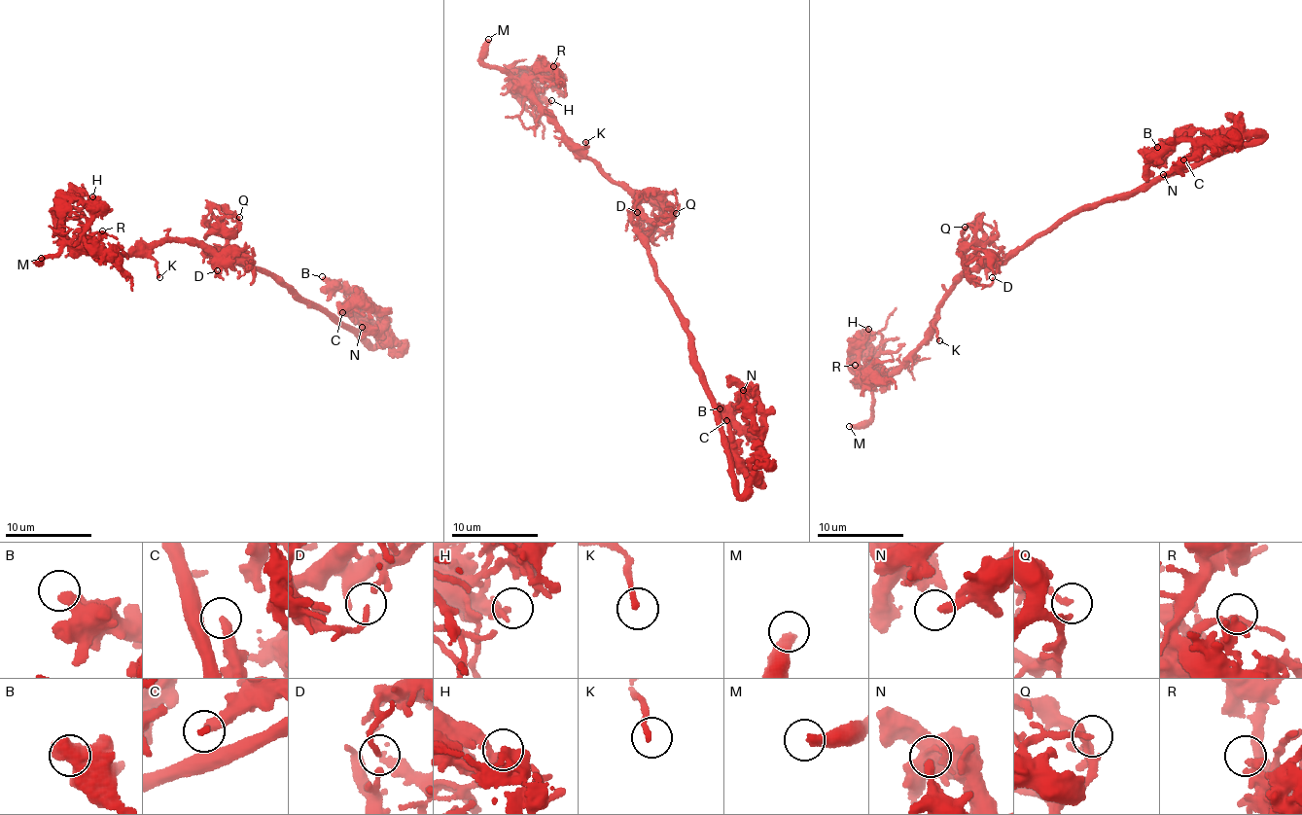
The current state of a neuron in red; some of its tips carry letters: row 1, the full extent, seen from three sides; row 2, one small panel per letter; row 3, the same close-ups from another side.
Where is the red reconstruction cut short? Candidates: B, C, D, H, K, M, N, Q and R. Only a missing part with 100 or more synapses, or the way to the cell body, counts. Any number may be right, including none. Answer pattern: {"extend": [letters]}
{"extend": ["M"]}

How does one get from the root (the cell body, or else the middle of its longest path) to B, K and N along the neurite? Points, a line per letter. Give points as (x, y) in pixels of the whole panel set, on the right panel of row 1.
B: (1051, 226), (1212, 159), (1231, 135), (1239, 134), (1217, 140), (1193, 130), (1157, 147)
K: (1051, 226), (1008, 251), (1003, 261), (968, 270), (951, 287), (936, 316), (939, 340)
N: (1051, 226), (1212, 159), (1231, 135), (1239, 134), (1203, 143), (1191, 158), (1178, 159), (1163, 174)

